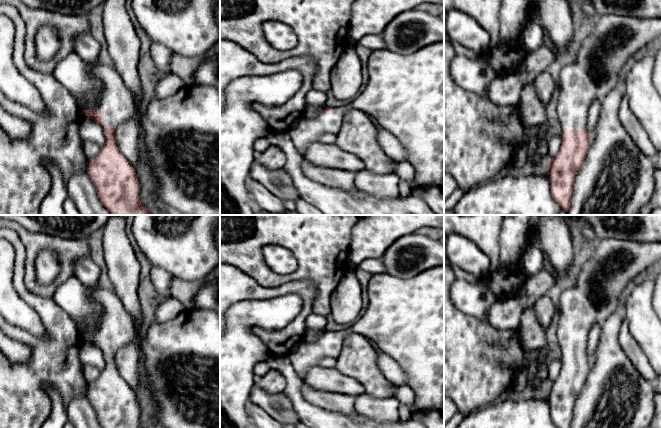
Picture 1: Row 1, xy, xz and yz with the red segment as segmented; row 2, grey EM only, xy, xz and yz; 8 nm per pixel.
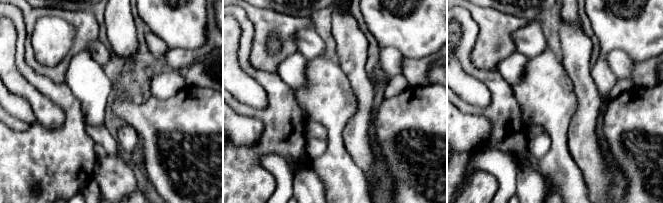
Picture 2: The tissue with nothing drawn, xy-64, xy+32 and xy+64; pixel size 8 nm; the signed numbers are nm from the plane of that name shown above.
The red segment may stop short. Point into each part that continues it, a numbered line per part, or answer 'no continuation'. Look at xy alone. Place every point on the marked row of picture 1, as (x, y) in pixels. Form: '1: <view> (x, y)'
1: xy (182, 132)

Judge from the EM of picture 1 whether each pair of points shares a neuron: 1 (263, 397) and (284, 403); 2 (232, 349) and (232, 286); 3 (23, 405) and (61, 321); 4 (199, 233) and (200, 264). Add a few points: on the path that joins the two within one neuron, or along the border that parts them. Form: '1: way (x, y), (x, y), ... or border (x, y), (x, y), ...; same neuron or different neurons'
1: way (268, 399), (279, 399); same neuron
2: border (255, 299), (240, 300), (230, 307); different neurons
3: way (24, 384), (58, 350), (61, 342); same neuron
4: way (199, 241), (199, 256); same neuron

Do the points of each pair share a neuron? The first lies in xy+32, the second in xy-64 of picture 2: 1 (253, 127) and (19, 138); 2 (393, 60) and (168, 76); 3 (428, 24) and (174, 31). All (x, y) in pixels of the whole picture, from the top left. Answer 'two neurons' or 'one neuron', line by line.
1: two neurons
2: two neurons
3: one neuron

